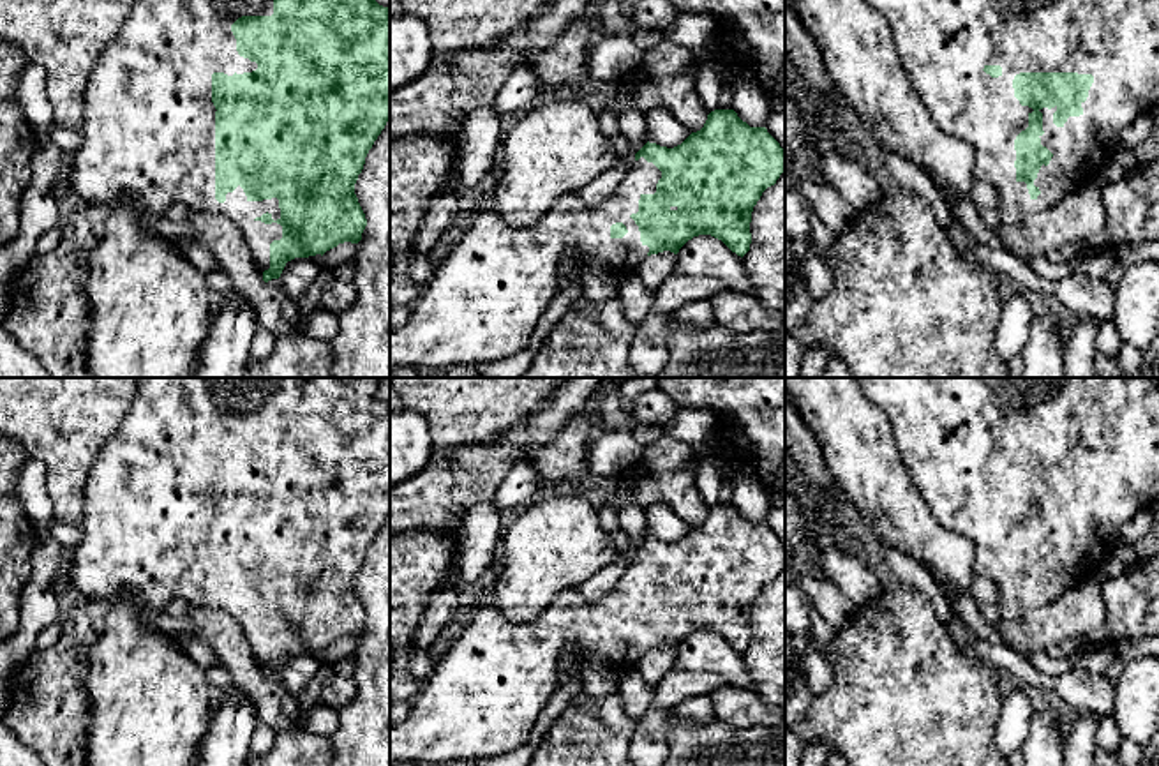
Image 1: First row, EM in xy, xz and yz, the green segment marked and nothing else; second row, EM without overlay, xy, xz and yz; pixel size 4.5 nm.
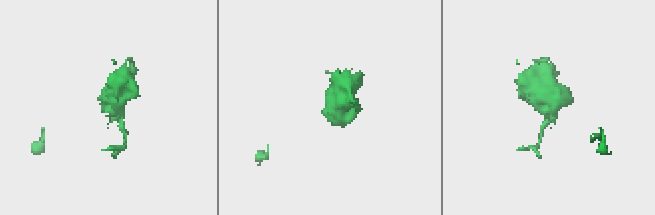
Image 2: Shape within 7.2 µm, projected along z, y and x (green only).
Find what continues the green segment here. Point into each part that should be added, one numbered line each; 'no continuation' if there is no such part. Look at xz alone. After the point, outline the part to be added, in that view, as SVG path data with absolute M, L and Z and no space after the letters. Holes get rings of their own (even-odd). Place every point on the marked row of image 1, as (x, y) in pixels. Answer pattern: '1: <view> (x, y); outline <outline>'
1: xz (482, 304); outline M640 157L602 203L589 205L579 194L566 194L526 228L508 224L496 203L480 210L473 228L422 286L409 321L390 330L390 372L413 367L437 376L450 367L499 362L526 349L557 291L559 267L566 254L572 254L579 267L596 261L621 275L637 270L649 247L640 242L639 226L630 215L639 212L642 194L656 192L660 178L662 171ZM616 222L628 229L623 238L610 237L610 226Z

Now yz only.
1: yz (944, 45); outline M866 0L893 30L894 48L910 85L926 111L944 132L974 146L974 178L988 182L998 194L998 219L1013 226L1023 217L1050 208L1062 196L1081 187L1118 152L1118 134L1124 127L1159 106L1159 0ZM1020 72L1078 72L1092 74L1083 113L1069 116L1062 127L1053 124L1057 106L1043 113L1041 145L1053 157L1041 166L1034 185L1041 194L1032 199L1025 182L1016 180L1016 136L1028 127L1034 111L1014 97L1013 79Z

